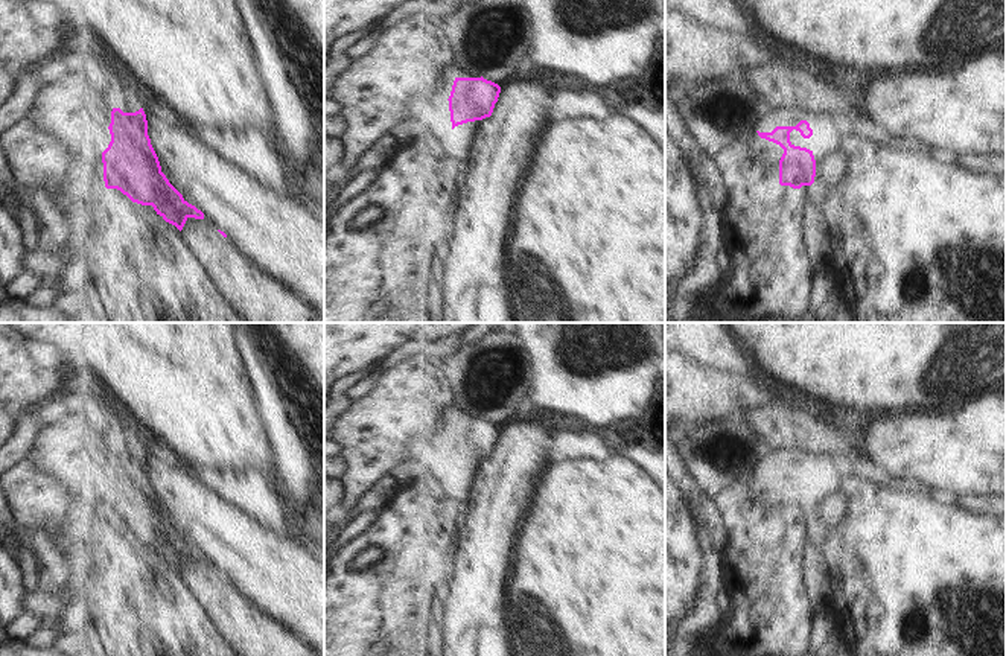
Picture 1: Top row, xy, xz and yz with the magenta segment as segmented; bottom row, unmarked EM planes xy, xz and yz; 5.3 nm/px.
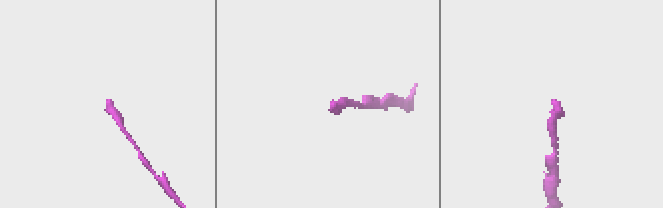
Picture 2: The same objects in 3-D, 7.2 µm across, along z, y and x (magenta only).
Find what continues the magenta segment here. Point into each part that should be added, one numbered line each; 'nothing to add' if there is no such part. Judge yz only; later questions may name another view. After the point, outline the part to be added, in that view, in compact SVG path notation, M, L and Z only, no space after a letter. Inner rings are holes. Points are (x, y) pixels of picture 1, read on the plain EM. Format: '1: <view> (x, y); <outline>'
1: yz (796, 480); M810 467L811 469L811 467ZM811 469L813 470L813 469ZM793 470L790 473L790 482L794 487L807 489L814 492L819 487L822 475L813 470L813 476L810 479L804 479L799 472Z

